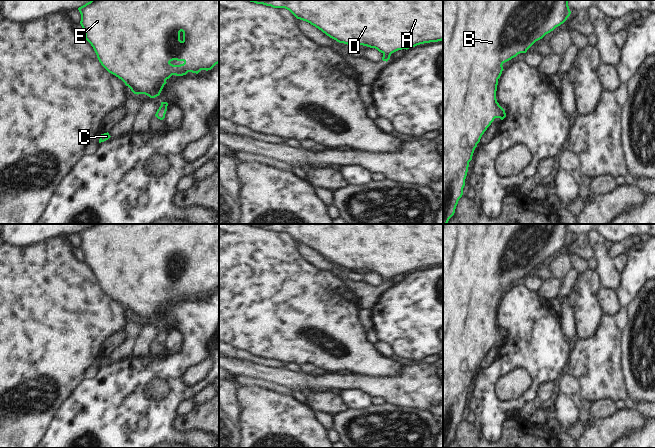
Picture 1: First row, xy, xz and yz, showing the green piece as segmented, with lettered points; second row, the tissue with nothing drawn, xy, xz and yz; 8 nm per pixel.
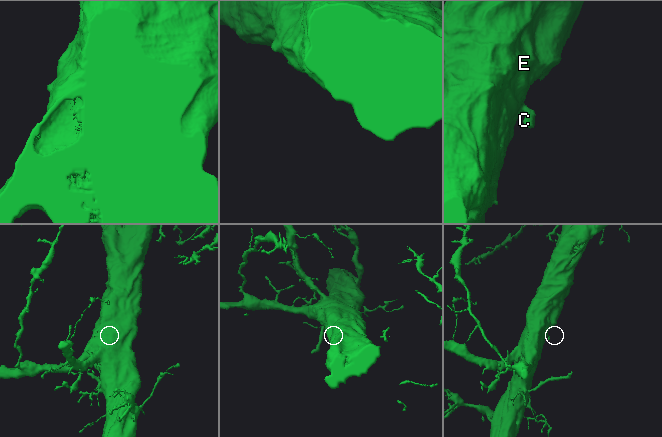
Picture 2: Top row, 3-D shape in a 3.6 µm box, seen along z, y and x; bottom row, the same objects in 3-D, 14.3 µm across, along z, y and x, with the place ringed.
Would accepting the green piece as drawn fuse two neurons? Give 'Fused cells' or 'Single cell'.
Single cell.

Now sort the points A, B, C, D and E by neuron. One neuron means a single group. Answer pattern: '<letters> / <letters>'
A B C D E

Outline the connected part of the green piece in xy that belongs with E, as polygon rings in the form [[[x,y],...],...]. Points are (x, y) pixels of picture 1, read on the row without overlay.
[[[91,224],[78,232],[84,262],[93,271],[101,289],[111,298],[121,303],[134,318],[145,318],[150,322],[160,319],[166,304],[172,299],[183,300],[188,296],[198,298],[201,294],[211,294],[219,287],[219,224]]]

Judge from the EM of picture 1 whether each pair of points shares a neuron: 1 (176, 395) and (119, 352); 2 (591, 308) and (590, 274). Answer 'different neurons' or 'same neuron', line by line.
1: different neurons
2: same neuron

